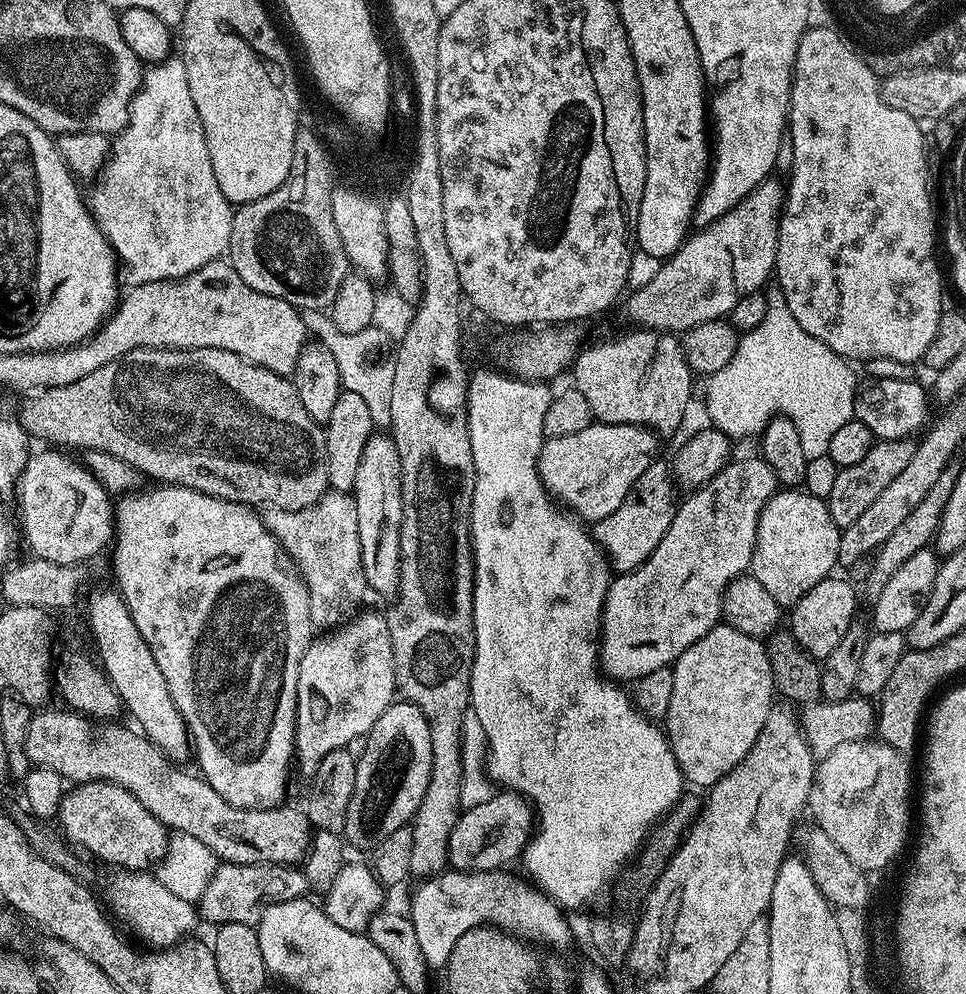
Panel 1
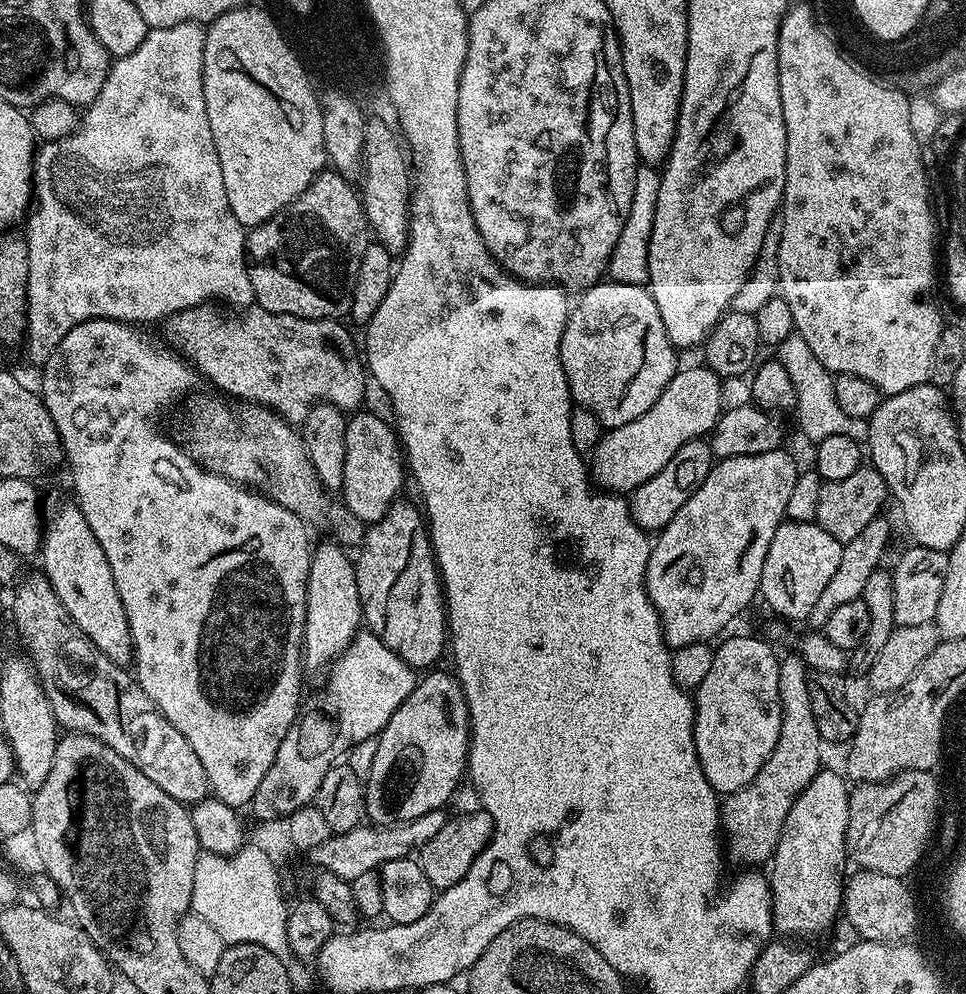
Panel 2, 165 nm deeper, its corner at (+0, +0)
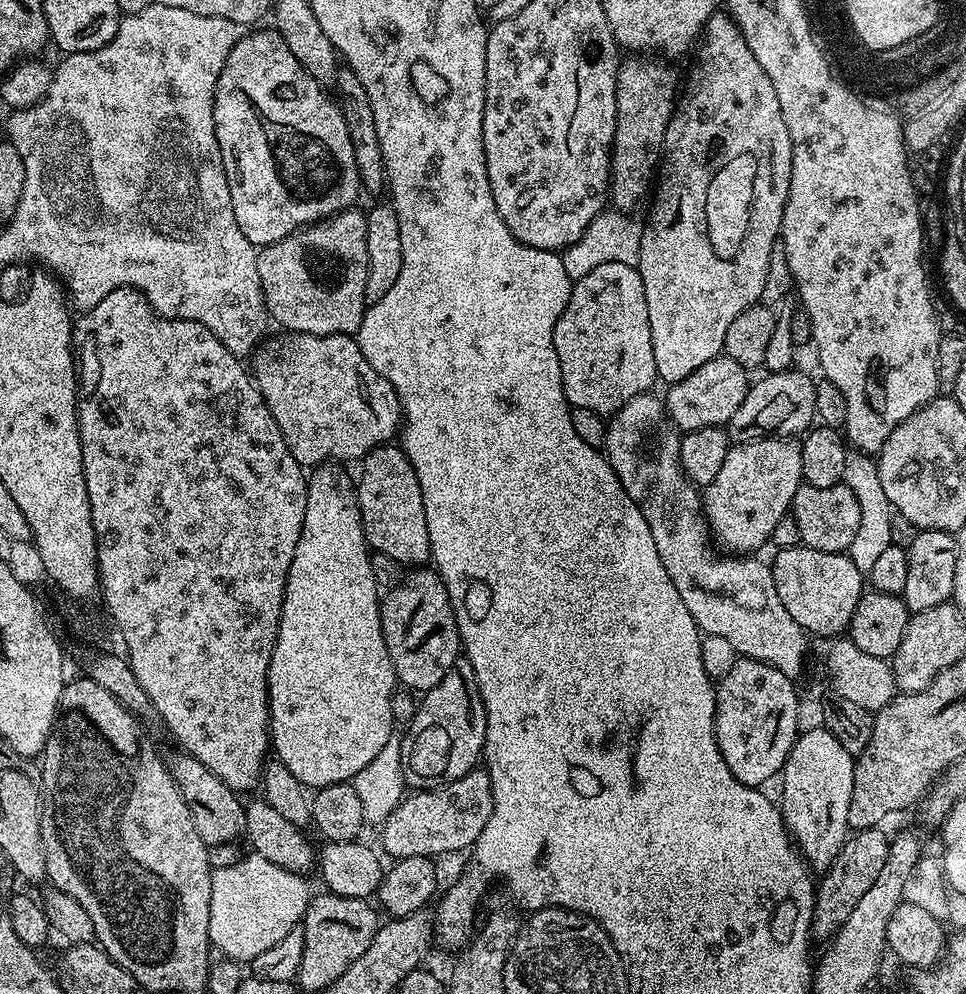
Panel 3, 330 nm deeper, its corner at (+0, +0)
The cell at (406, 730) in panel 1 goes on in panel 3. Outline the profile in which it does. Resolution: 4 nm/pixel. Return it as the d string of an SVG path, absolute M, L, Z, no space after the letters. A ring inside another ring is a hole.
M463 658L419 700L420 705L400 740L400 770L409 789L427 790L461 780L477 767L484 751L486 710L478 694L474 670Z

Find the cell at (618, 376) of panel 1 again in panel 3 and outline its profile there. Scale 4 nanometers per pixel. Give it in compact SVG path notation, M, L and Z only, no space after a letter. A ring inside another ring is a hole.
M615 260L594 266L590 274L575 281L566 310L562 310L554 326L554 350L562 370L564 397L572 408L594 410L599 416L611 418L635 396L651 393L652 383L657 383L658 377L654 366L654 342L650 338L650 318L646 310L646 290L642 286L639 267Z

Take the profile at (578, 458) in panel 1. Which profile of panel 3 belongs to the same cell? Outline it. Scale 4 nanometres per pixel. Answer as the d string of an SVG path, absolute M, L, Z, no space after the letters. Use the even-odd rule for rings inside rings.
M723 354L715 356L713 360L706 362L706 366L698 366L694 374L686 374L682 382L667 389L666 411L681 433L727 425L734 410L742 406L742 398L746 398L750 387L748 376L749 369L738 366L734 358Z

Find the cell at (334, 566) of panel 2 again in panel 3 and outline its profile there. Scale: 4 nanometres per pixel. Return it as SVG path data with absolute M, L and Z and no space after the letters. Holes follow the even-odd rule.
M329 462L318 464L311 469L307 477L308 493L306 494L306 518L302 526L302 534L298 538L298 546L294 546L294 562L290 562L290 570L286 578L284 601L280 611L280 625L276 635L276 645L268 667L268 727L270 729L270 748L275 759L281 760L309 790L325 788L331 784L347 784L355 781L358 770L362 770L386 742L393 739L392 732L392 691L398 688L396 671L390 662L390 654L386 650L386 642L382 634L382 618L380 617L381 589L374 578L372 558L368 540L364 537L364 520L360 516L360 503L356 497L357 481L348 477L343 463Z

